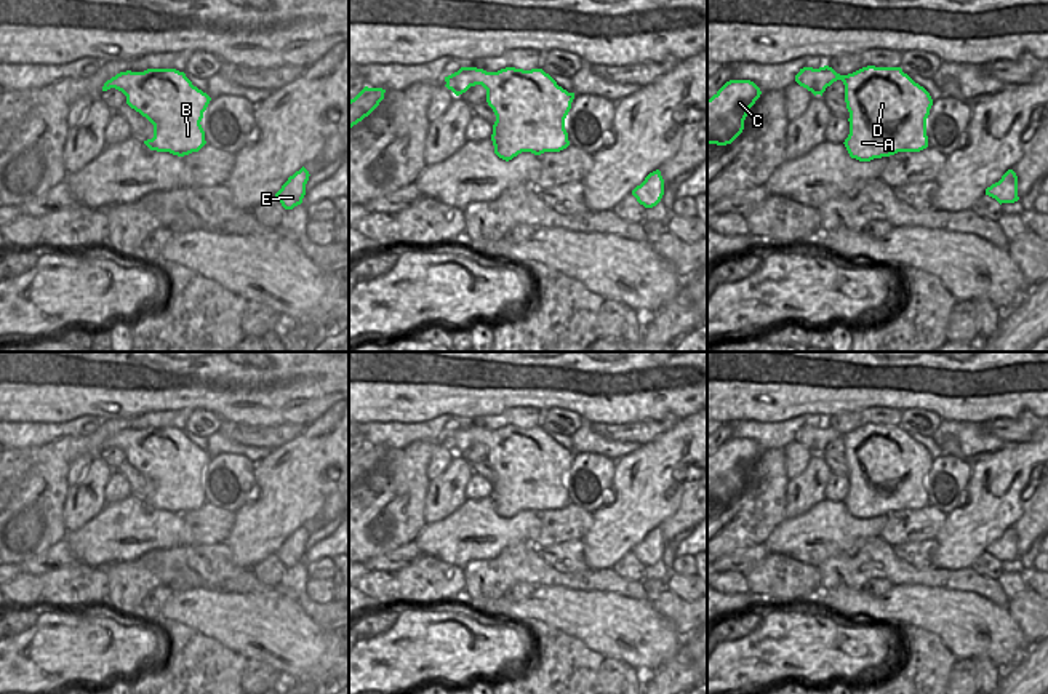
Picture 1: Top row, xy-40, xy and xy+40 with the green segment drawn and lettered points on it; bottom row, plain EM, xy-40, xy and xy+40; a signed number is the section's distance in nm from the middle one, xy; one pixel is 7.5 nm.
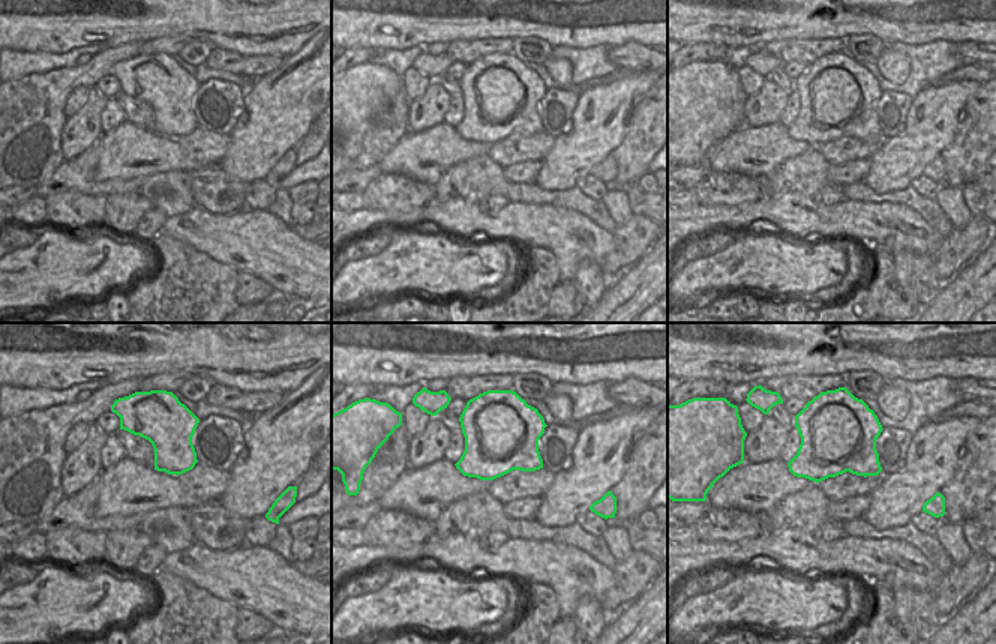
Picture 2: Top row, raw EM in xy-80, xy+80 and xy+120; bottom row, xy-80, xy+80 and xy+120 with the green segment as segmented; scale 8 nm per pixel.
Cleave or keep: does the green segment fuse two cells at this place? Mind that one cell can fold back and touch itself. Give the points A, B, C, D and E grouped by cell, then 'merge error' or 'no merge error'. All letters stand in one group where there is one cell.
A B C D E | no merge error

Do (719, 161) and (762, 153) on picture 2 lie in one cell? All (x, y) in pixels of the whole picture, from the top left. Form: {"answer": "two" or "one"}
{"answer": "one"}

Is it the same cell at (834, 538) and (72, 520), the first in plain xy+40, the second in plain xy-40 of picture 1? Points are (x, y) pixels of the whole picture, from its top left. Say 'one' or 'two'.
two

